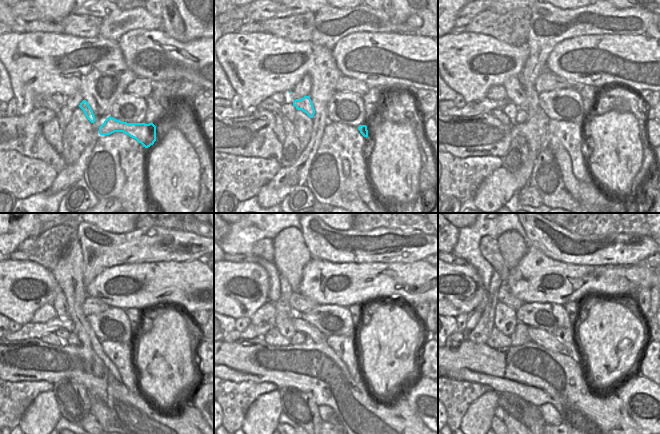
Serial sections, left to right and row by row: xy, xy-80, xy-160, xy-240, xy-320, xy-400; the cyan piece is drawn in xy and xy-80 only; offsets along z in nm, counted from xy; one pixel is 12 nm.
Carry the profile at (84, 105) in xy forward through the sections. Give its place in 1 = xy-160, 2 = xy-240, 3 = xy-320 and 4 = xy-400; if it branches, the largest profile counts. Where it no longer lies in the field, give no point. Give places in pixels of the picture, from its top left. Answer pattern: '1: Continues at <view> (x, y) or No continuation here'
1: Continues at xy-160 (515, 93)
2: Continues at xy-240 (60, 305)
3: Continues at xy-320 (285, 290)
4: Continues at xy-400 (489, 248).

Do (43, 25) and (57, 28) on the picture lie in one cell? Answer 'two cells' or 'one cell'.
one cell

